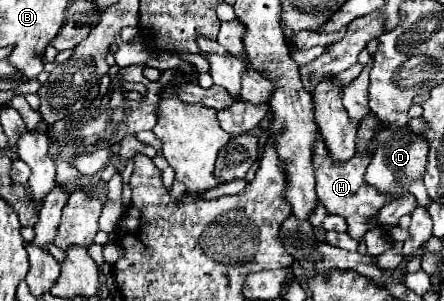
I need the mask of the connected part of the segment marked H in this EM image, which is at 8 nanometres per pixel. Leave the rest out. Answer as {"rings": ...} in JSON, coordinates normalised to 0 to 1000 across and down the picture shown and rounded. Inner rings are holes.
{"rings":[[[712,445],[712,465],[707,465],[703,492],[707,492],[703,551],[707,551],[707,578],[712,578],[712,645],[716,645],[716,658],[730,671],[739,711],[761,711],[761,718],[770,718],[779,731],[779,744],[784,744],[779,777],[788,791],[797,791],[802,804],[815,804],[820,777],[829,764],[851,757],[847,718],[860,698],[860,684],[869,684],[878,671],[878,651],[869,638],[856,638],[851,625],[820,605],[824,551],[833,545],[851,478],[842,465],[833,465],[829,485],[820,492],[820,505],[815,512],[802,505],[802,518],[793,518],[784,538],[757,538],[743,518],[743,505],[739,505],[739,492],[734,492],[721,445]]]}

